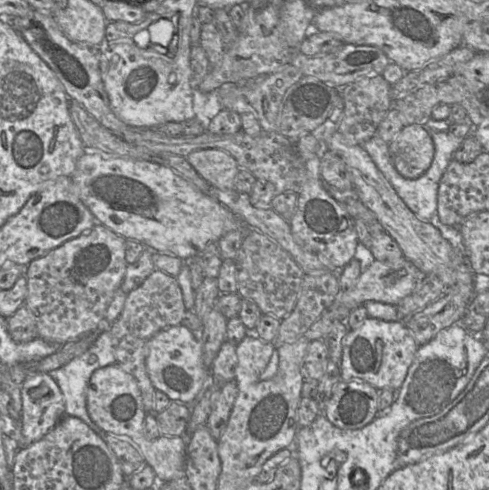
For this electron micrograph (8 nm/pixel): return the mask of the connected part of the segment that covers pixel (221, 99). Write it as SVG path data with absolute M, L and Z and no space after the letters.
M224 83L219 88L208 93L193 89L194 118L207 131L211 119L223 109L235 111L239 115L254 112L254 108L247 102L241 91L242 87L238 86L238 83Z

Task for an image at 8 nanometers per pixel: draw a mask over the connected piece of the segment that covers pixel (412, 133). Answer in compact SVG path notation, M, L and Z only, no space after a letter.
M422 125L404 126L389 143L389 149L396 170L409 179L424 174L434 158L433 140Z

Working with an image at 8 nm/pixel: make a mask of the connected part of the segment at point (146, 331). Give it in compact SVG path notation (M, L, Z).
M155 268L141 285L127 294L120 315L109 326L116 363L137 381L146 414L154 413L156 391L146 369L147 343L159 331L181 324L185 311L177 278Z

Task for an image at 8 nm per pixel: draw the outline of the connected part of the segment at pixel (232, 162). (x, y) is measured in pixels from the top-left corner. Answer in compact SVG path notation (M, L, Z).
M203 149L185 157L195 171L212 187L235 189L235 177L240 169L236 160L224 150Z

